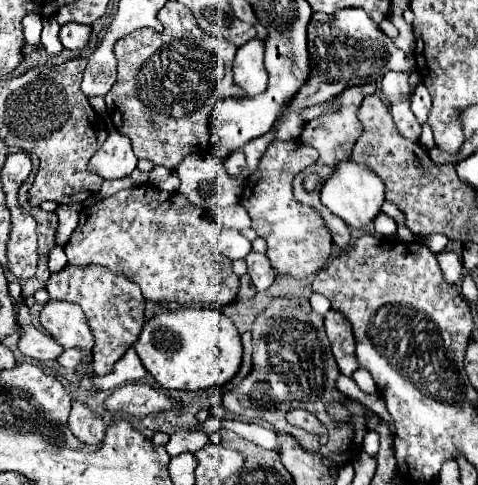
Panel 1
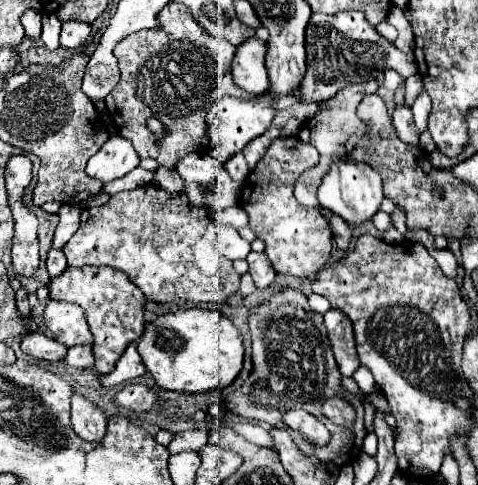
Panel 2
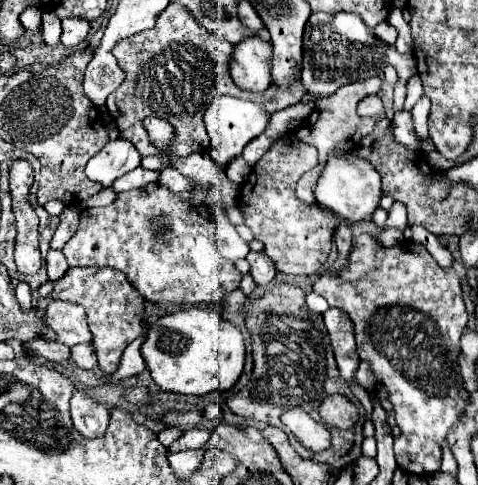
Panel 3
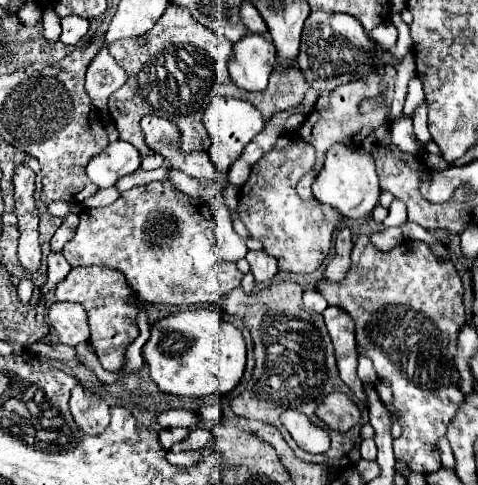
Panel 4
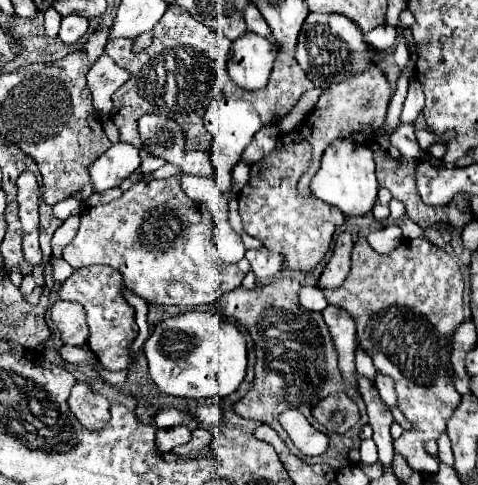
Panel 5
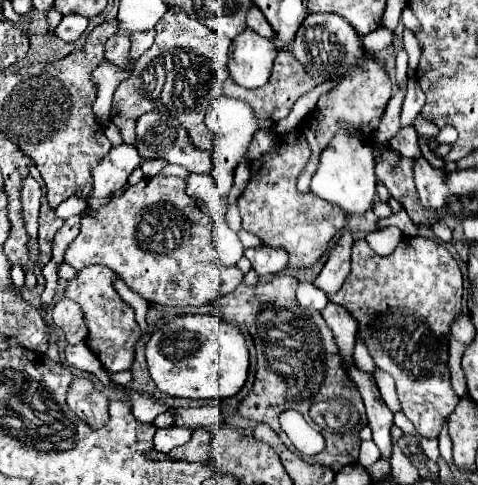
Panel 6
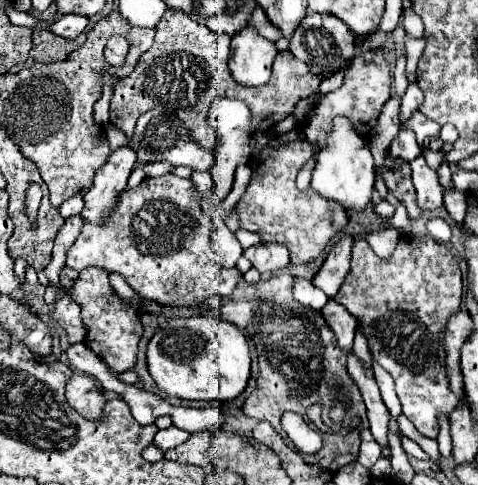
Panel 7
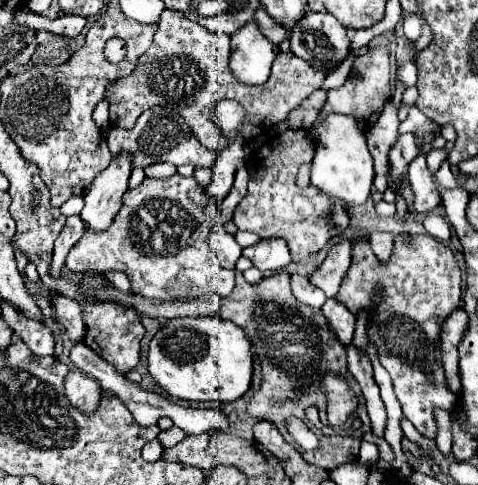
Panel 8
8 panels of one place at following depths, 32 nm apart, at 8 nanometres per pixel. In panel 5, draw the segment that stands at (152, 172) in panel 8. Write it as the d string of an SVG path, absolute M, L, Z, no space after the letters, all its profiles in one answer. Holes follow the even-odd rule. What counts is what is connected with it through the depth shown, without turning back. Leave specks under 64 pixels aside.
M144 156L144 158L142 158L142 166L140 166L140 170L142 170L144 174L150 174L150 172L156 172L158 168L162 168L164 164L166 164L166 160L162 160L162 158Z

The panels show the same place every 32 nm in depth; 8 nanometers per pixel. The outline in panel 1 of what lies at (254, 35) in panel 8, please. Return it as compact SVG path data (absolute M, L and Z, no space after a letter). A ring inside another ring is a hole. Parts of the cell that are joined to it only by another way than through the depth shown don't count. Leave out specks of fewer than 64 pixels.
M250 40L240 46L232 64L236 84L248 92L248 96L258 96L268 86L268 72L264 68L264 42Z

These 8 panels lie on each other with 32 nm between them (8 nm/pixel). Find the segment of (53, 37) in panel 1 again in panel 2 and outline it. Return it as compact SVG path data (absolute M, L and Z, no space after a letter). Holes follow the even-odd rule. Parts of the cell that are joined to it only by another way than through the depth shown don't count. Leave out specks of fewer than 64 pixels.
M42 14L42 42L50 48L56 50L60 46L60 32L62 23L56 18L56 14Z

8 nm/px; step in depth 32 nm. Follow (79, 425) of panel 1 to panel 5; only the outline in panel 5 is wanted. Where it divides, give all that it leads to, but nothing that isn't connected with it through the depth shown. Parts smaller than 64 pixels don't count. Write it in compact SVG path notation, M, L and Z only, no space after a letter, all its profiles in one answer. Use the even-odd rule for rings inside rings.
M78 380L68 396L68 406L74 412L74 416L88 428L88 430L100 430L110 420L110 402L96 392L88 382Z

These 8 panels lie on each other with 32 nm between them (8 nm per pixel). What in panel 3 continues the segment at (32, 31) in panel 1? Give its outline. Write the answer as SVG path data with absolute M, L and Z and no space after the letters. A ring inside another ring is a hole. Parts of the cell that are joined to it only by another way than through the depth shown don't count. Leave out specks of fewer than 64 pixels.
M28 6L22 14L20 14L20 22L26 30L38 30L40 28L40 16L42 12L36 6Z

